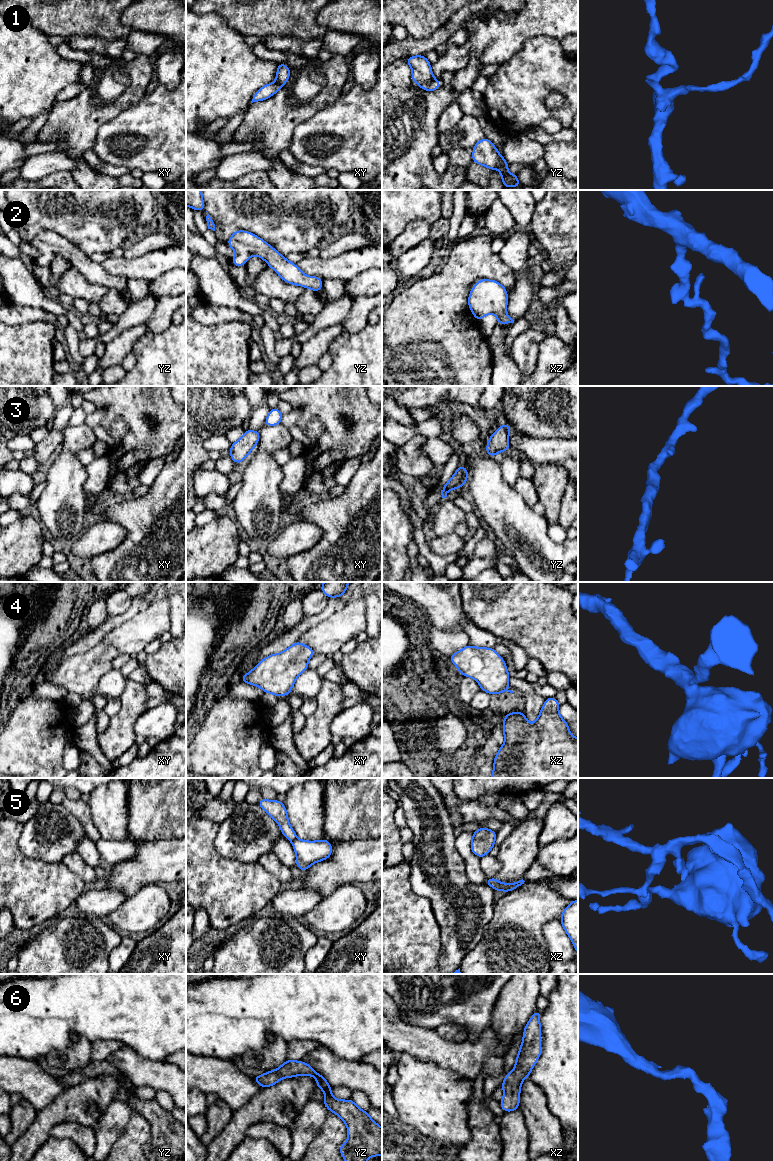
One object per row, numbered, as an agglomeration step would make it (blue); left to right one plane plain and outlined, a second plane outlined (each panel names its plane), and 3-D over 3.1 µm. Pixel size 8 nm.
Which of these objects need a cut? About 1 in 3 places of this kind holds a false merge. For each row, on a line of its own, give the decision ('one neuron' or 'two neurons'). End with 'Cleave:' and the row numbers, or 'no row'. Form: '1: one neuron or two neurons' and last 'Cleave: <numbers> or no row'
1: one neuron
2: one neuron
3: one neuron
4: one neuron
5: two neurons
6: one neuron
Cleave: 5

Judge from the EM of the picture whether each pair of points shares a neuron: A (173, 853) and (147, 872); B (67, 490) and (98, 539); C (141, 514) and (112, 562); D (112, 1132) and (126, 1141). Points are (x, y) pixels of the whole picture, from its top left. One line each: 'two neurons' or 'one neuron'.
A: one neuron
B: two neurons
C: one neuron
D: two neurons

